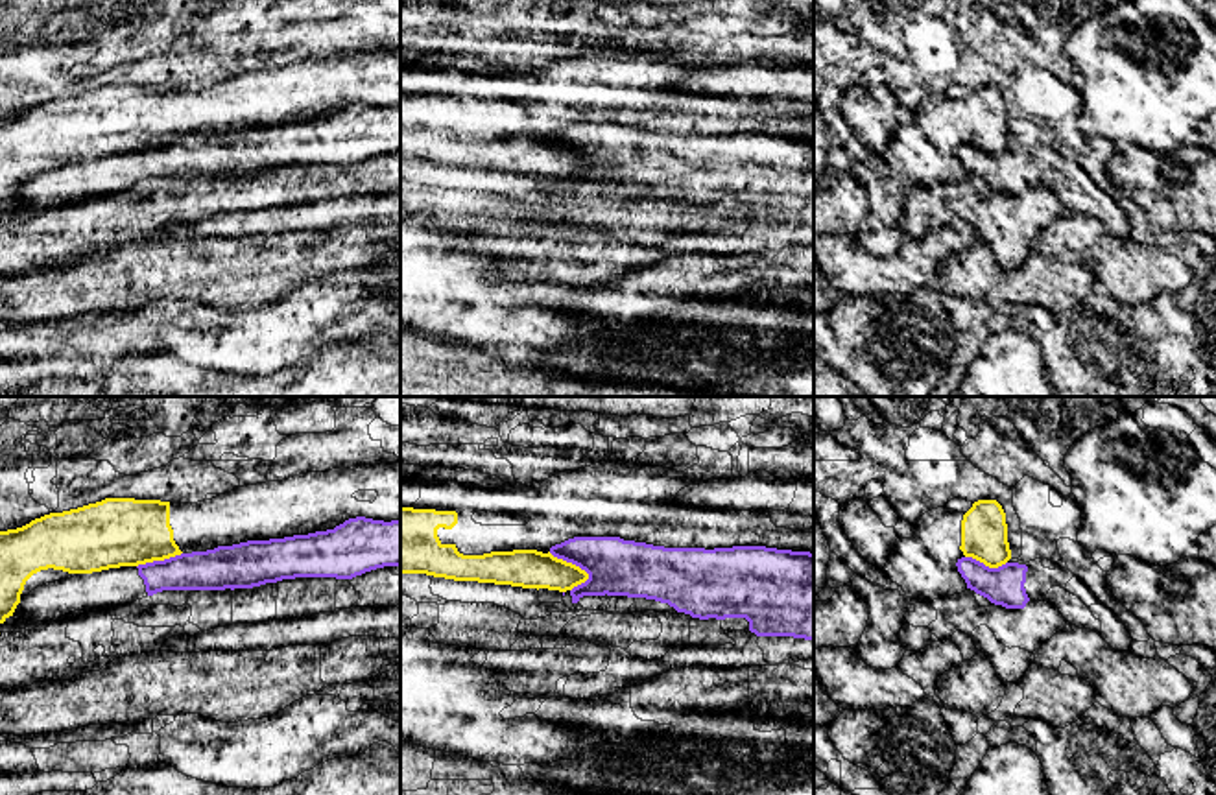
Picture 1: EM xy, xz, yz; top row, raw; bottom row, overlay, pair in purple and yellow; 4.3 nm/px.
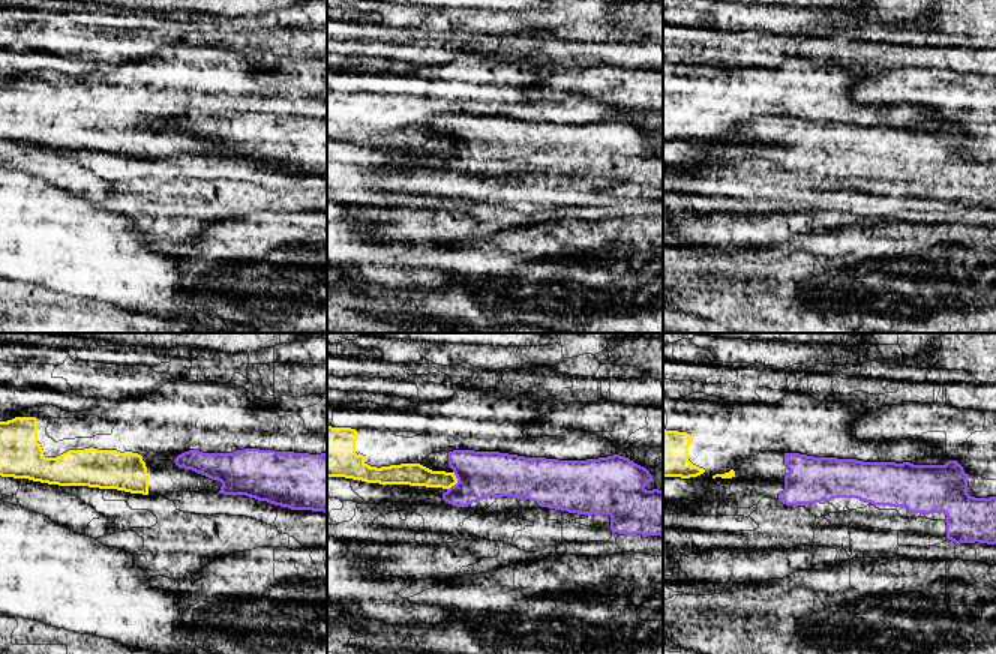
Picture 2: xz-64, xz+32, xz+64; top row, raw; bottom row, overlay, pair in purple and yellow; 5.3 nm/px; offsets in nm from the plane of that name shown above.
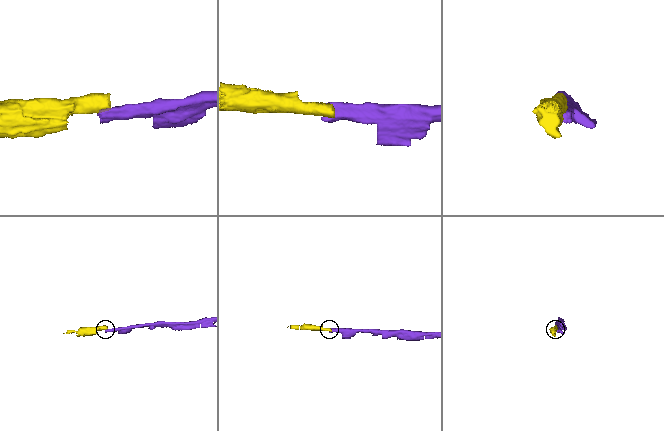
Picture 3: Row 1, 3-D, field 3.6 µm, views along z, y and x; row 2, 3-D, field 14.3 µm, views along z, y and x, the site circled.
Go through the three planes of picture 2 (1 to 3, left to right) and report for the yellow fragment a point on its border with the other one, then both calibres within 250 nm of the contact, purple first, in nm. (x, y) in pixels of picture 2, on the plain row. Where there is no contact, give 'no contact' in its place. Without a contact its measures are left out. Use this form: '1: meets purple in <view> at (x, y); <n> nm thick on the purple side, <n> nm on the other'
1: no contact
2: meets purple in xz+32 at (458, 146); 260 nm thick on the purple side, 130 nm on the other
3: no contact

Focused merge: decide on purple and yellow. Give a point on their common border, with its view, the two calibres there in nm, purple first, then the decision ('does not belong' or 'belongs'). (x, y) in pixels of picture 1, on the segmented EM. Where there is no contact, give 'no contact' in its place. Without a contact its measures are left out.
meets purple in xz at (571, 561); 240 nm thick on the purple side, 170 nm on the other; does not belong

